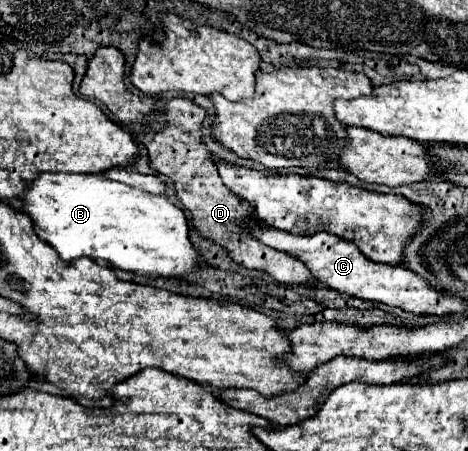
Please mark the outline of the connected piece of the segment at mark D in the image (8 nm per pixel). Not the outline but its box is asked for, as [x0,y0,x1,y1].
[79,46,315,286]

